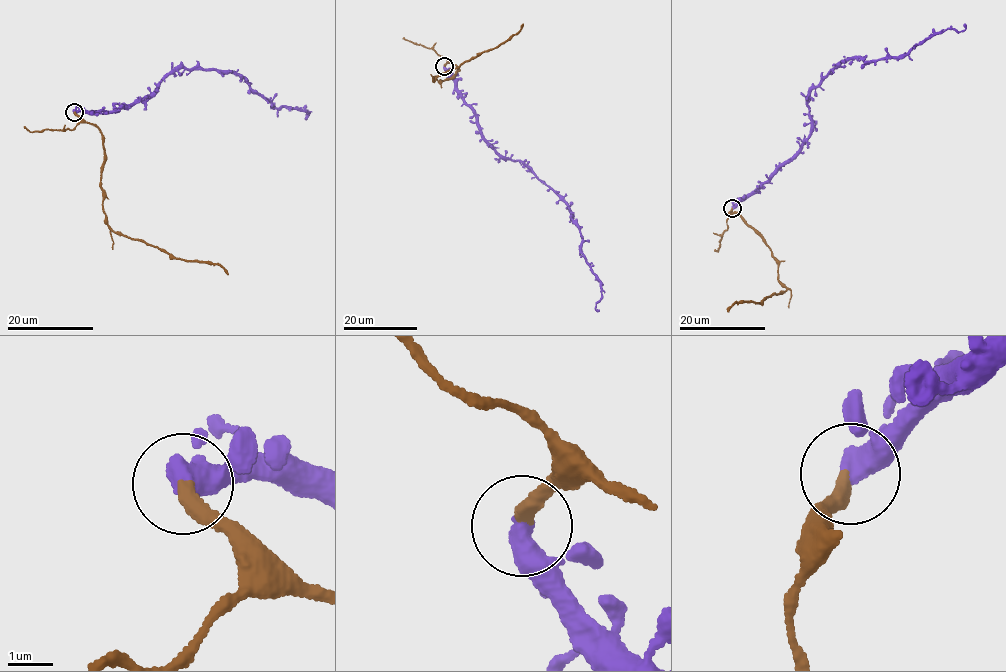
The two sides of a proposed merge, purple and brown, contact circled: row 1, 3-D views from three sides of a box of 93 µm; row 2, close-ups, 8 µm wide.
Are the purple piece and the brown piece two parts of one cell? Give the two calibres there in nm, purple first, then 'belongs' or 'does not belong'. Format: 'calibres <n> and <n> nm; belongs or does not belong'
calibres 550 and 320 nm; does not belong

